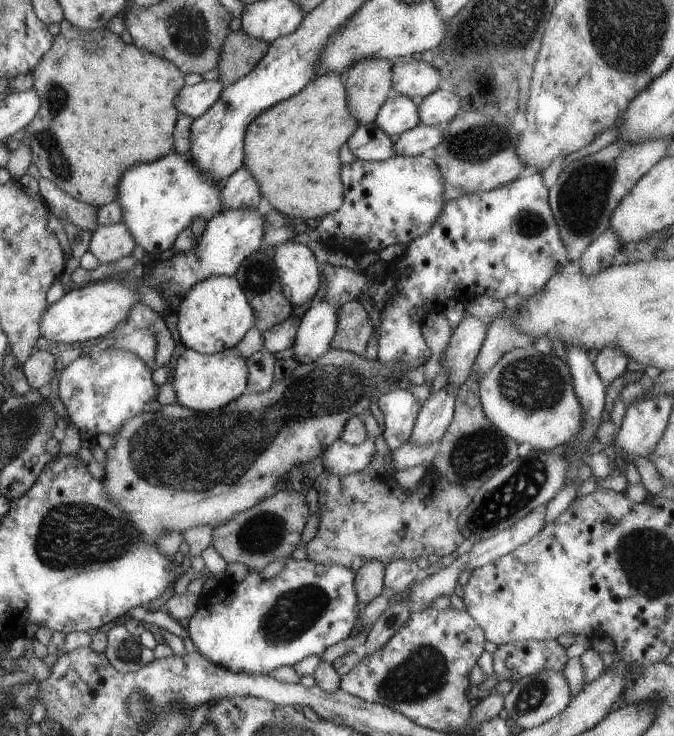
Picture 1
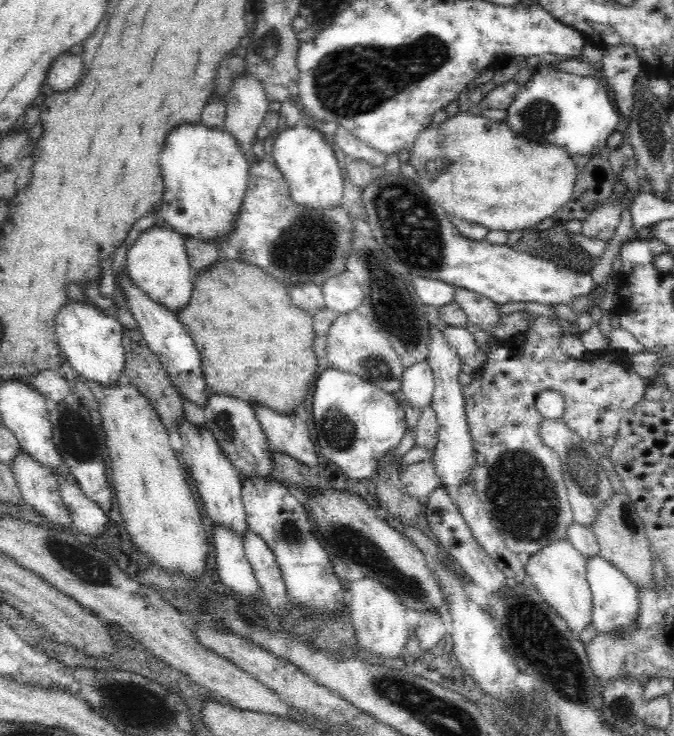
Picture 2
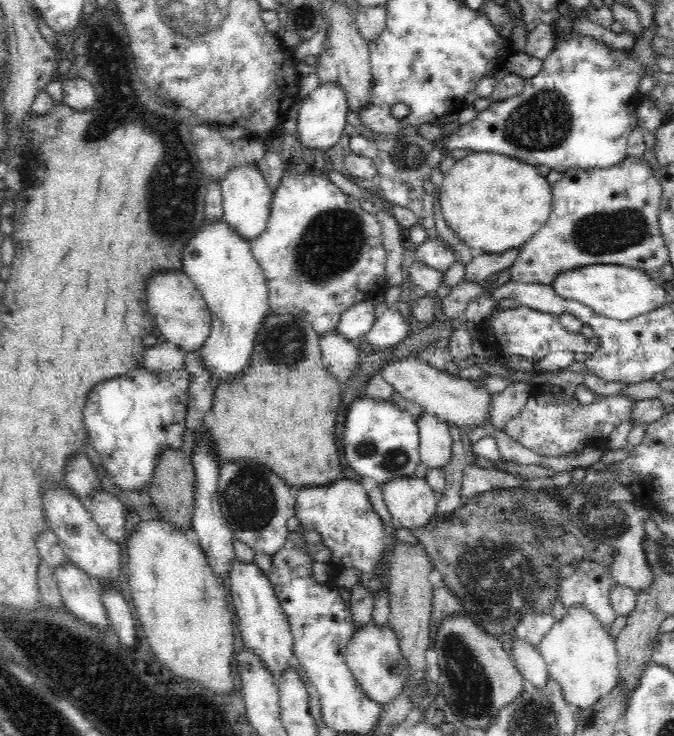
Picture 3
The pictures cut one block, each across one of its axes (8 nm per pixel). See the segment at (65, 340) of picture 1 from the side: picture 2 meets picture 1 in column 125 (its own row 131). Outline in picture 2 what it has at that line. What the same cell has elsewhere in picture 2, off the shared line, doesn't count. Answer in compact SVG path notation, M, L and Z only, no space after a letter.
M300 120L298 126L284 130L276 136L270 160L284 176L284 182L288 182L288 190L296 206L310 210L328 210L342 206L342 196L344 196L342 172L338 168L332 144L322 132L304 126Z

